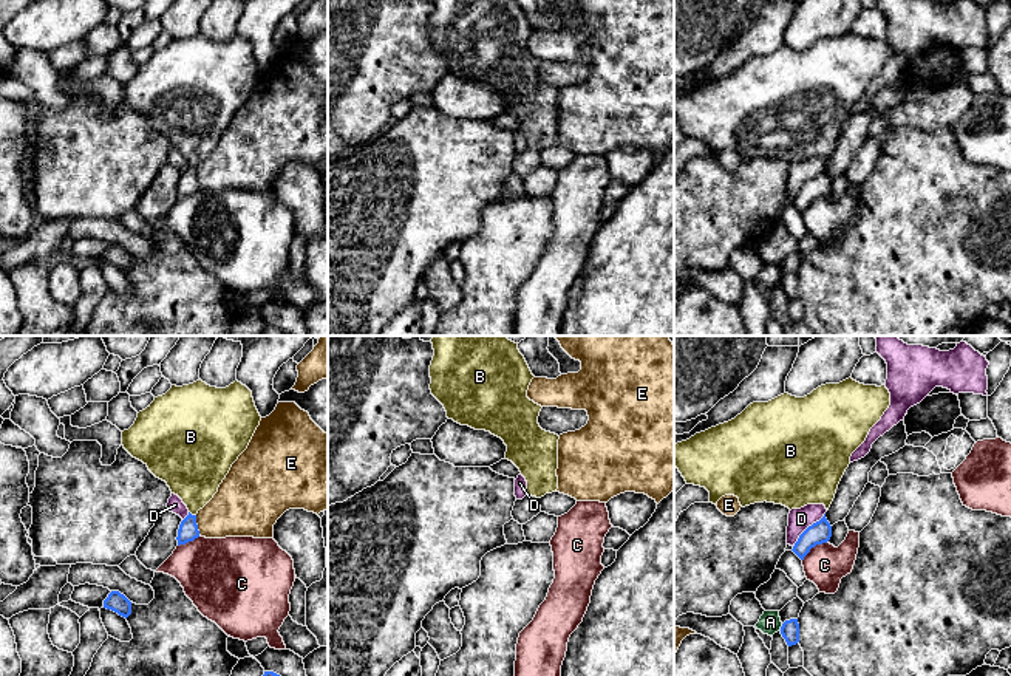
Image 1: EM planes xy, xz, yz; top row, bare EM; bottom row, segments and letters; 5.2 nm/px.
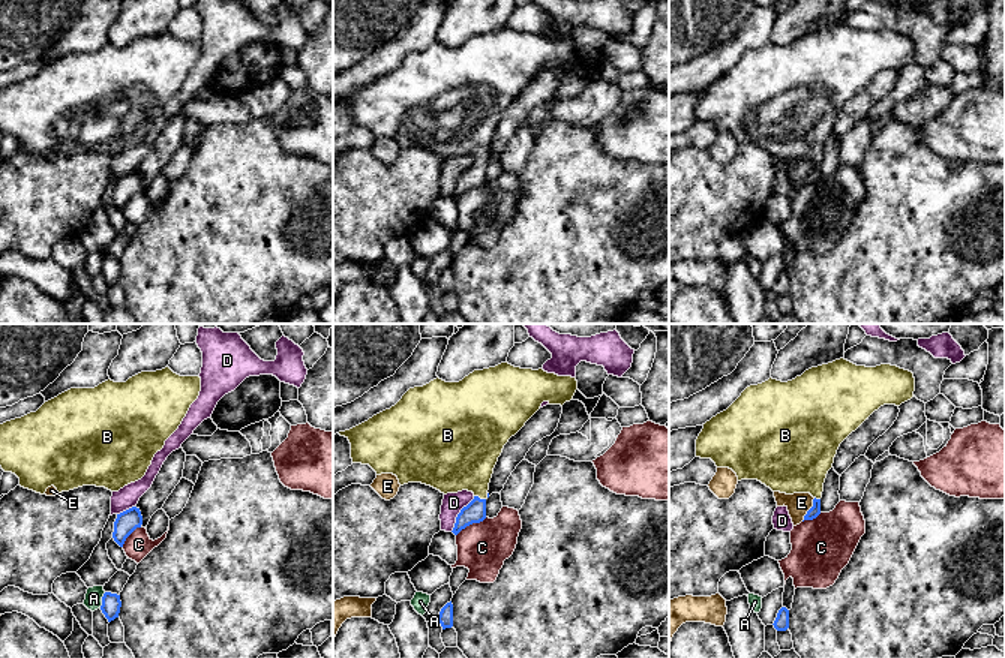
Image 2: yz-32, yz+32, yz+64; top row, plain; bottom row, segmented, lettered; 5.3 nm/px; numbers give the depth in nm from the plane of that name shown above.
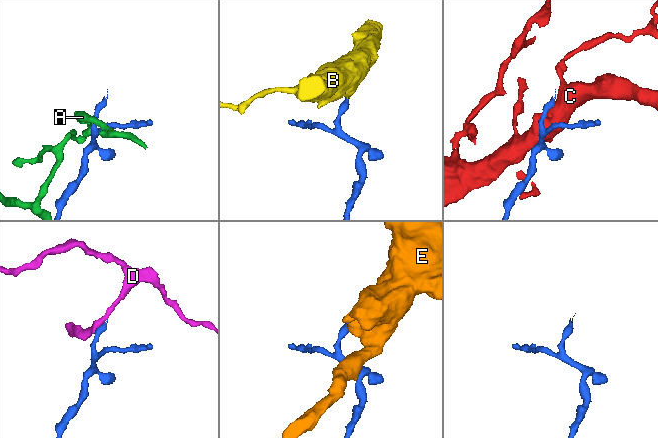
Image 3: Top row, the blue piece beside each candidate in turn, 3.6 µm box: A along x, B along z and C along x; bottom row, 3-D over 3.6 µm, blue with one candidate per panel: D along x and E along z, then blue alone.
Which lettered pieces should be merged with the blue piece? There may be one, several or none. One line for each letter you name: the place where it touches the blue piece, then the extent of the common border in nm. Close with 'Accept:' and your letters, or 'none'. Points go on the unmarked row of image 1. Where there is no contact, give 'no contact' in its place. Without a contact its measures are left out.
B: contact xy (190, 167); length 50 nm
Accept: B

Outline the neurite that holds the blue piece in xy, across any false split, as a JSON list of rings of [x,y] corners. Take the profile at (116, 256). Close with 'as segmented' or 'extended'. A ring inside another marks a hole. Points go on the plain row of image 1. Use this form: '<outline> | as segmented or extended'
[[[111,244],[108,248],[104,254],[104,261],[114,265],[125,272],[131,268],[131,255],[119,244]]] | as segmented

